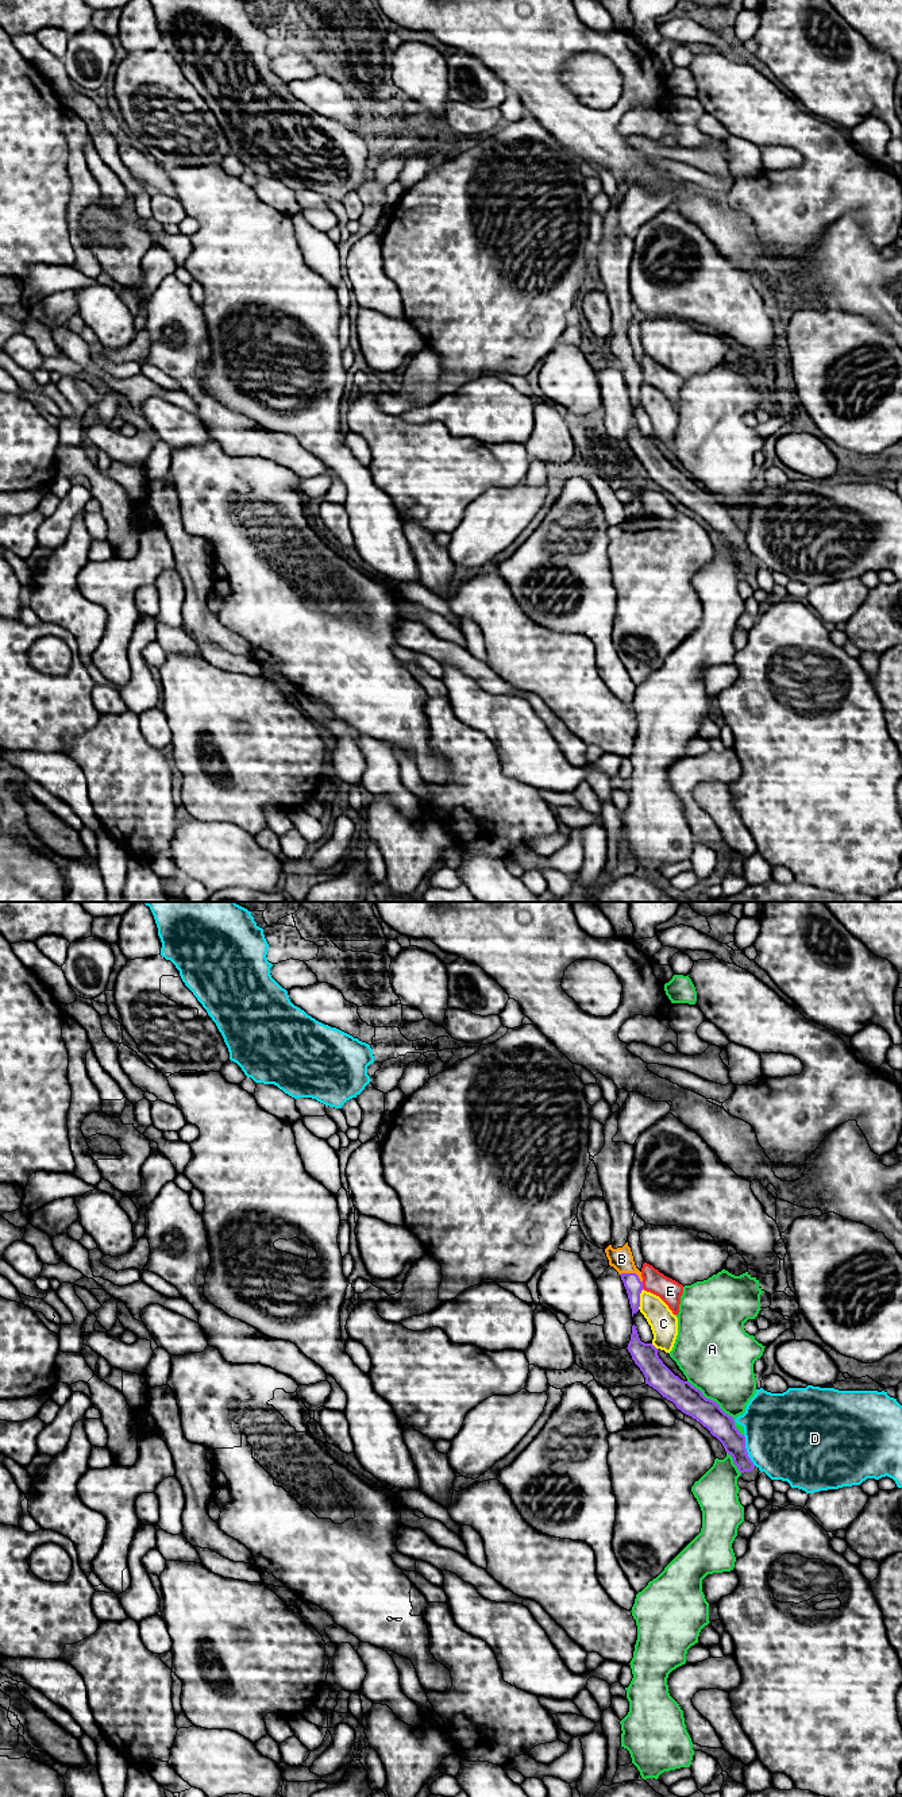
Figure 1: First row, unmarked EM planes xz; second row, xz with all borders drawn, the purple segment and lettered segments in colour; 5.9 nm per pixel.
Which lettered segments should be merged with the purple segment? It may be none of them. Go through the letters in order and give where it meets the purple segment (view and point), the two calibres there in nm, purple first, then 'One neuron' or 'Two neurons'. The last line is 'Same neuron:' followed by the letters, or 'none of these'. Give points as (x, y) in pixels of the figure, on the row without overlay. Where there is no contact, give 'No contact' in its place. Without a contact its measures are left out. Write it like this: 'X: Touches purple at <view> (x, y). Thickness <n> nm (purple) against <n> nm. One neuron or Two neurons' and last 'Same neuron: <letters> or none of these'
A: Touches purple at xz (719, 498). Thickness 160 nm (purple) against 400 nm. Two neurons
B: Touches purple at xz (632, 366). Thickness 100 nm (purple) against 140 nm. One neuron
C: Touches purple at xz (639, 392). Thickness 100 nm (purple) against 160 nm. Two neurons
D: Touches purple at xz (746, 543). Thickness 150 nm (purple) against 480 nm. Two neurons
E: Touches purple at xz (642, 378). Thickness 100 nm (purple) against 140 nm. Two neurons
Same neuron: B

